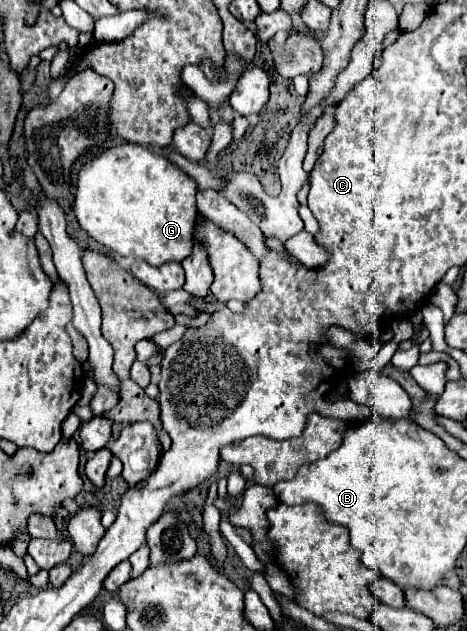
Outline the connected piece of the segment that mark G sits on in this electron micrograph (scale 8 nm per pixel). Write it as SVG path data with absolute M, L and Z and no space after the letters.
M125 143L103 151L79 169L73 211L89 237L113 253L135 257L137 261L129 269L131 275L157 295L165 295L185 283L181 261L193 251L195 193L197 183L167 157L147 147Z

